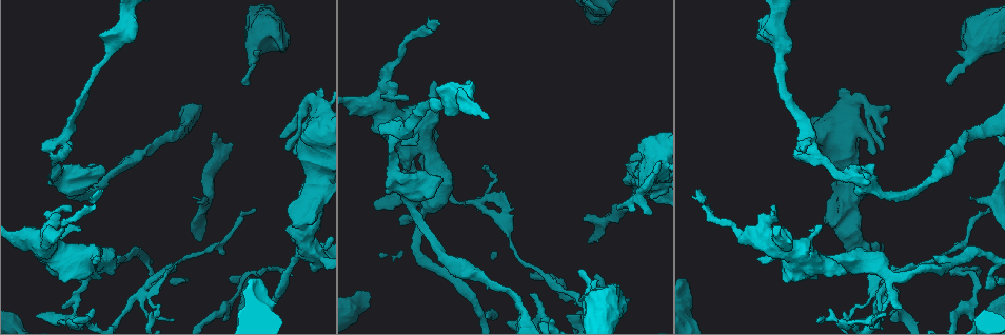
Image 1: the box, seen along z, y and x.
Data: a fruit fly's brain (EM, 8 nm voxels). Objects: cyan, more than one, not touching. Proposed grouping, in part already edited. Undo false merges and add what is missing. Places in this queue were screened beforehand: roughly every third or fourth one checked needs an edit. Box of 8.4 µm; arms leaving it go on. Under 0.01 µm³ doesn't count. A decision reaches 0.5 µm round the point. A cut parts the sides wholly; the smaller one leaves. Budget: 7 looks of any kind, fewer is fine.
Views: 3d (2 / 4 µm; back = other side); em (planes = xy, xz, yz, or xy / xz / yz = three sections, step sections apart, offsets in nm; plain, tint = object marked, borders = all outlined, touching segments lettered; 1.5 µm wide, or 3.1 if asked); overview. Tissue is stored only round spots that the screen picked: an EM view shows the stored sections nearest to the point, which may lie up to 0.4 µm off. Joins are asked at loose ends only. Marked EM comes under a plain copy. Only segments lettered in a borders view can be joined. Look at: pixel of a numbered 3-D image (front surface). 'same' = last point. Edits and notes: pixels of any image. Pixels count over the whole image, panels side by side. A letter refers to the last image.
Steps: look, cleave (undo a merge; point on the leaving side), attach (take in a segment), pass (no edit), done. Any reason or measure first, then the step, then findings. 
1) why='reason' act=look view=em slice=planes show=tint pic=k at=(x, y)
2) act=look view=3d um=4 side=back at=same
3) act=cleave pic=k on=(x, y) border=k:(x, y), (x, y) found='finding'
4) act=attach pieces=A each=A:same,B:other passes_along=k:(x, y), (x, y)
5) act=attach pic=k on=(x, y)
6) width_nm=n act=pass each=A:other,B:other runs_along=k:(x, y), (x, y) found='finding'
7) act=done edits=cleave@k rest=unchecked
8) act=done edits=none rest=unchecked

why='an open end' act=look view=em slice=xz step=8 show=borders pic=1 at=(756, 258)

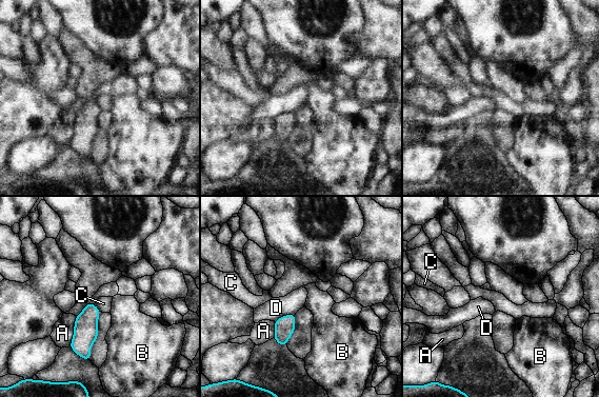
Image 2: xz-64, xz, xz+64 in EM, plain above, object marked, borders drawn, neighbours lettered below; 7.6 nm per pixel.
act=pass each=A:other,B:other,C:other,D:other border=2:(94, 304), (101, 311) found='none of them fits'

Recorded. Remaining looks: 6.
act=look view=3d um=4 pic=1 at=(170, 271)

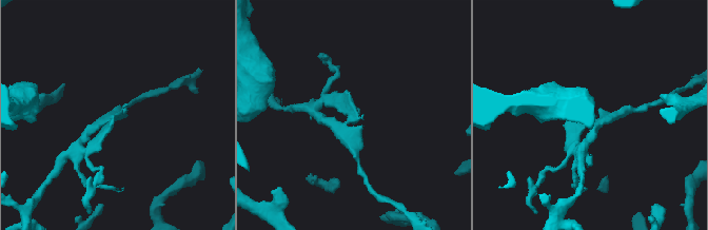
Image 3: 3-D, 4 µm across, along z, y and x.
why='need the tissue' act=look view=em slice=yz step=8 show=borders pic=3 at=(354, 103)

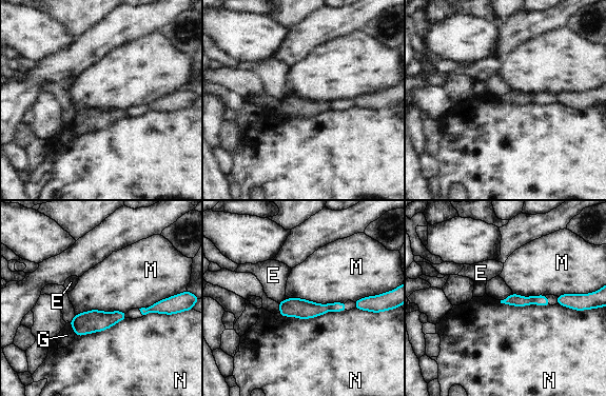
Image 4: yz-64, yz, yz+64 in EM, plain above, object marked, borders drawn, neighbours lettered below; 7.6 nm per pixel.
act=look view=em slice=planes show=borders at=same

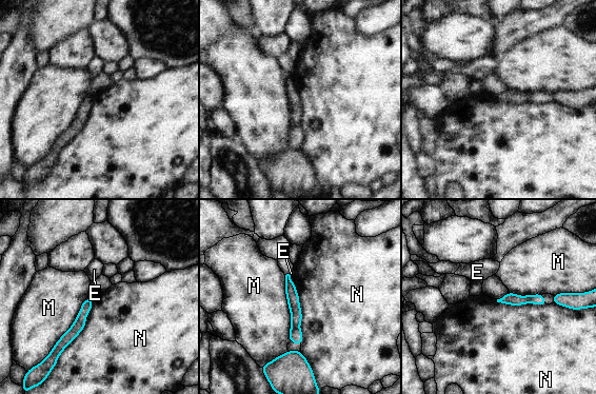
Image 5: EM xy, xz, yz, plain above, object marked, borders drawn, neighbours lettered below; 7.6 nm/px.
act=pass each=E:other,M:other,N:other runs_along=5:(287, 277), (298, 341) found='none of them fits'

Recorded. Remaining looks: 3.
why='branch stops here' act=look view=em slice=yz step=4 show=tint pic=1 at=(971, 199)

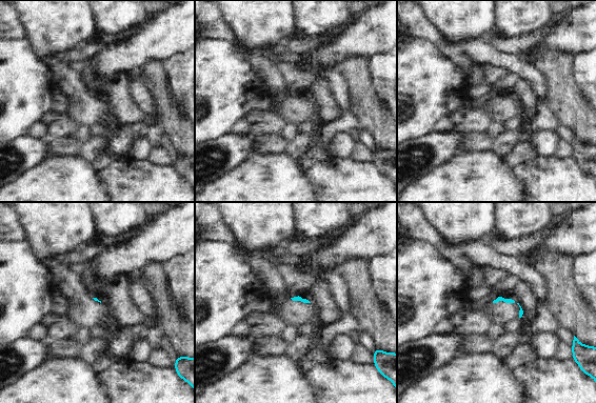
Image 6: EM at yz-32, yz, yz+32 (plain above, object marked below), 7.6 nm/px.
why='cut it another way' act=look view=em slice=planes show=borders at=same

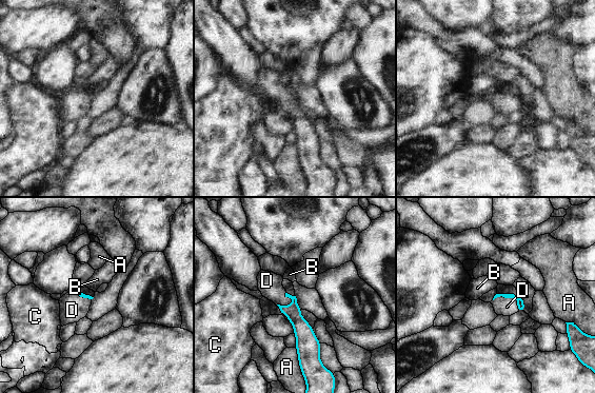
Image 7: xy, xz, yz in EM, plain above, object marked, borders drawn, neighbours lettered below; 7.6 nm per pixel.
longest_contact=D:220nm act=attach pieces=D each=A:other,B:other,C:other,D:same passes_along=7:(520, 305), (510, 297), (507, 307) found='it goes on there'

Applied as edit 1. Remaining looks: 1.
act=done edits=attach@7 rest=unchecked

